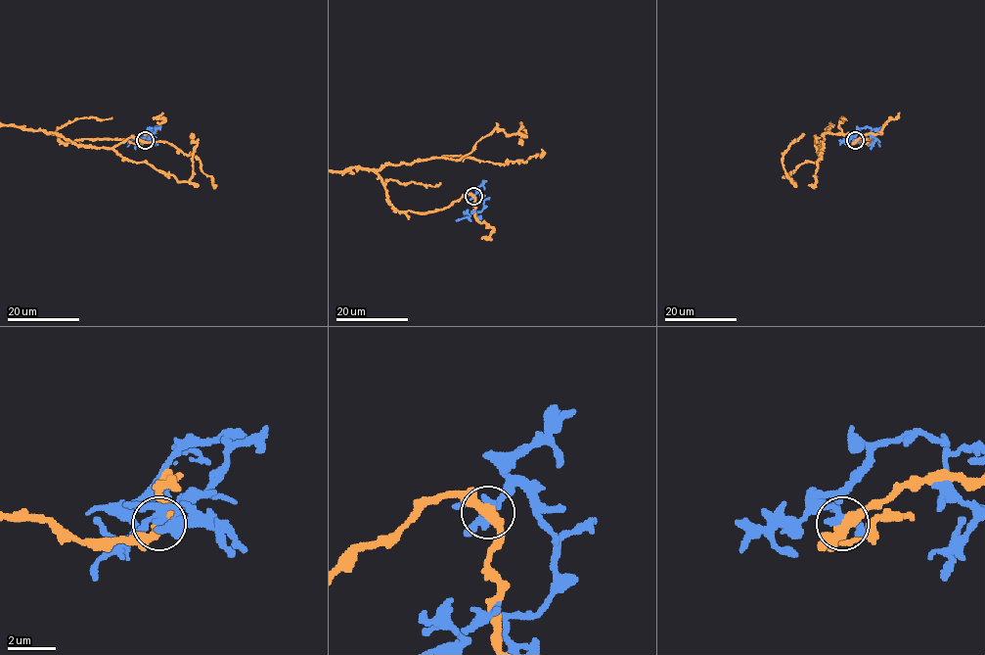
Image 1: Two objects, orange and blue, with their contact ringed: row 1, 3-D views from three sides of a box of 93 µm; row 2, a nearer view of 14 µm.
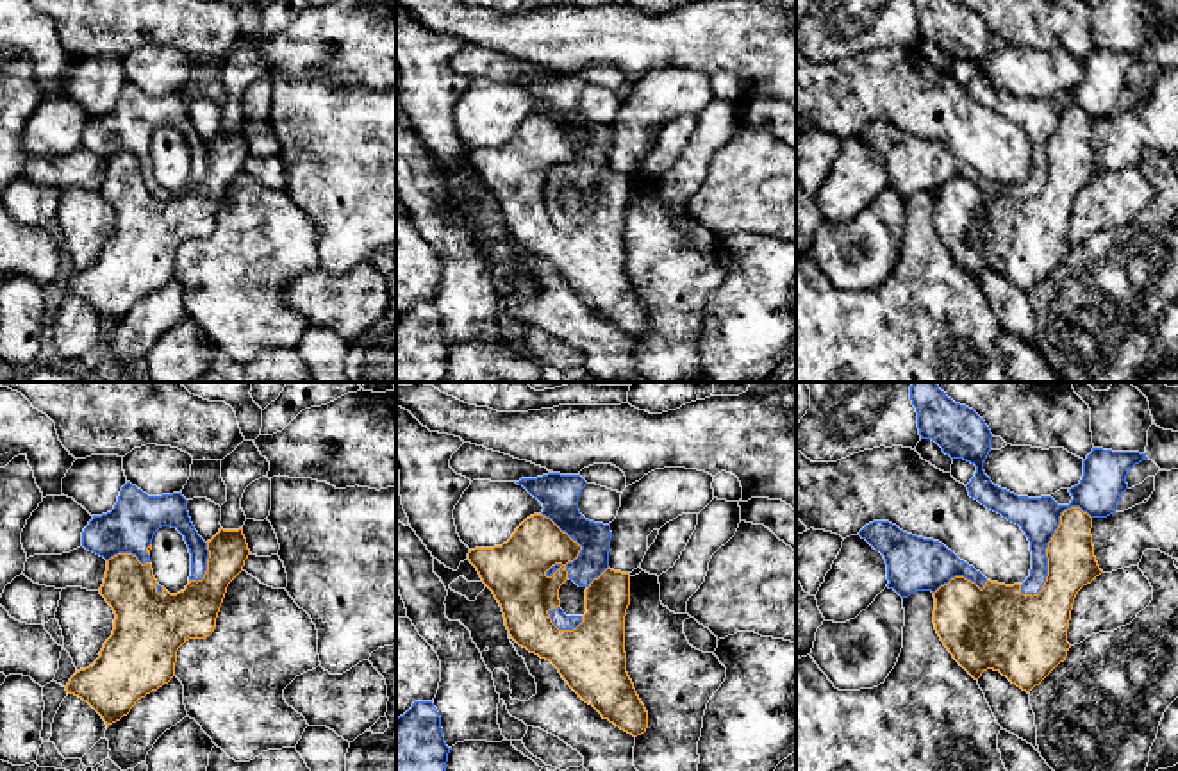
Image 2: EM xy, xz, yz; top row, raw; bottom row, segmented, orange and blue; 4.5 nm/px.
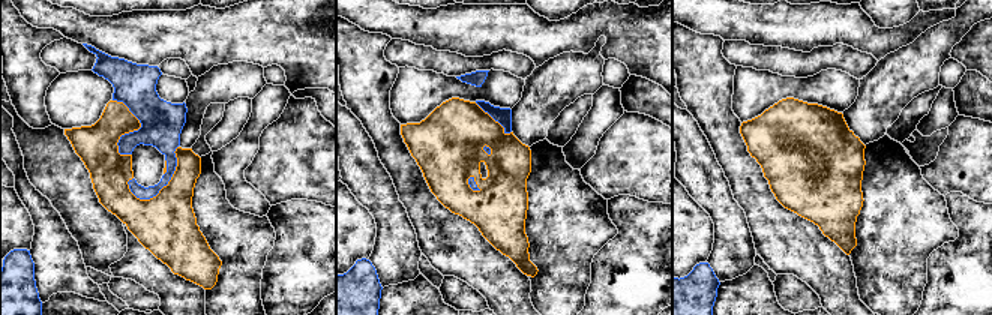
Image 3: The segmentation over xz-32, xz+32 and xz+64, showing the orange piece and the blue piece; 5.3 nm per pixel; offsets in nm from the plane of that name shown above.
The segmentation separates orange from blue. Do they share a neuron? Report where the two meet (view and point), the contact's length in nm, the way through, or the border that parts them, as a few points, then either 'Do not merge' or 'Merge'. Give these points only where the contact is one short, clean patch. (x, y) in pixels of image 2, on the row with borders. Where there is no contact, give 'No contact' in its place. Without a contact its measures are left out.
Touches orange at yz (1046, 552). Shared border 480 nm. Do not merge

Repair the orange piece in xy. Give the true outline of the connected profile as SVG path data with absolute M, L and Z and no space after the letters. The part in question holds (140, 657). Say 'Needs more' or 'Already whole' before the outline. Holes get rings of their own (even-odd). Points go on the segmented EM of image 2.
Already whole. M220 528L207 550L203 578L189 580L177 594L164 587L159 593L152 564L141 564L132 553L107 560L100 594L116 614L114 630L95 664L66 685L68 694L87 701L107 726L175 676L177 651L186 641L214 632L227 587L243 571L250 550L243 528Z

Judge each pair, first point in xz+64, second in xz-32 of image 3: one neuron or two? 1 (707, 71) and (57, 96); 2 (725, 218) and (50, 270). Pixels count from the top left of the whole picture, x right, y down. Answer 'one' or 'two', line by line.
1: two
2: one

